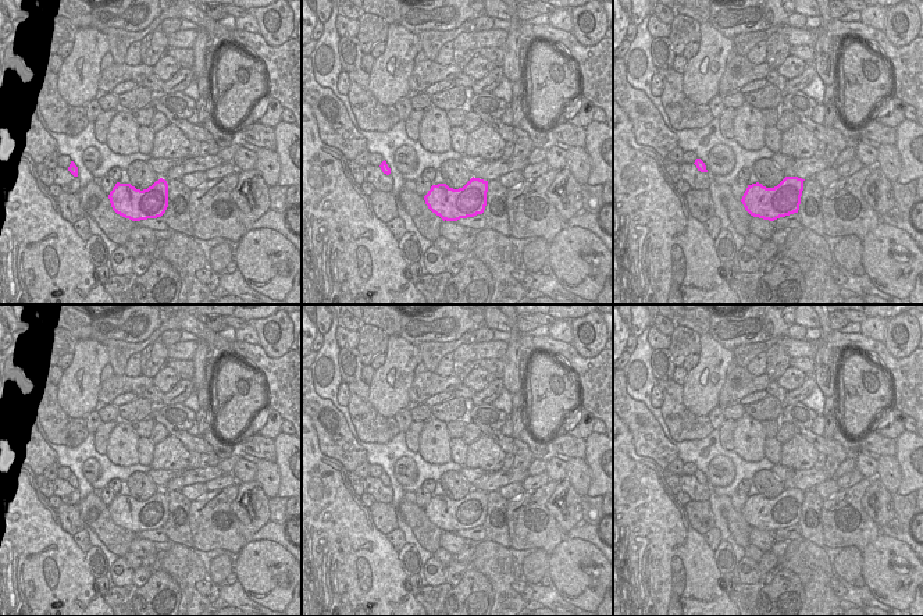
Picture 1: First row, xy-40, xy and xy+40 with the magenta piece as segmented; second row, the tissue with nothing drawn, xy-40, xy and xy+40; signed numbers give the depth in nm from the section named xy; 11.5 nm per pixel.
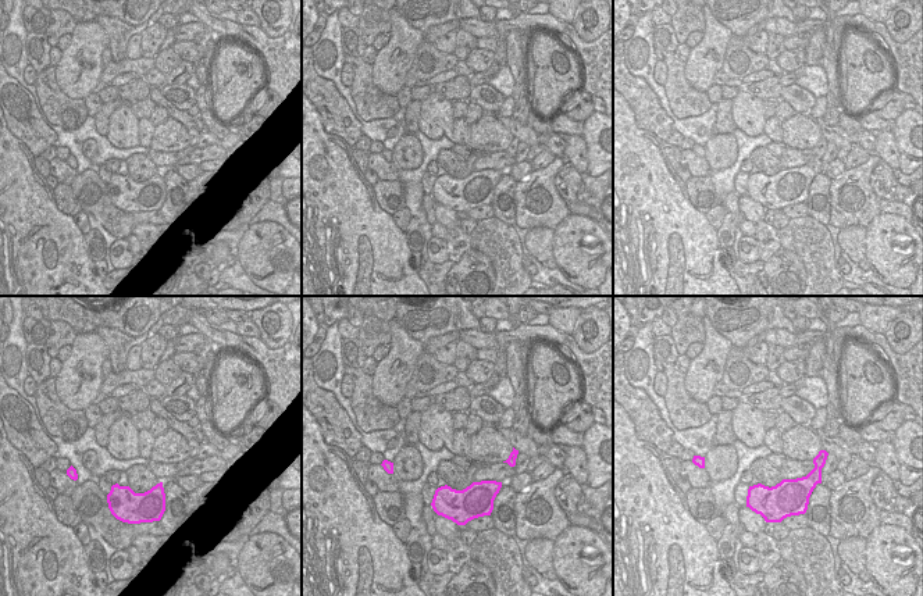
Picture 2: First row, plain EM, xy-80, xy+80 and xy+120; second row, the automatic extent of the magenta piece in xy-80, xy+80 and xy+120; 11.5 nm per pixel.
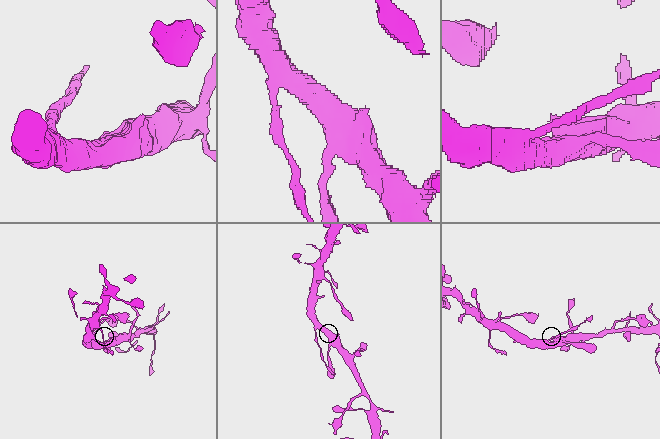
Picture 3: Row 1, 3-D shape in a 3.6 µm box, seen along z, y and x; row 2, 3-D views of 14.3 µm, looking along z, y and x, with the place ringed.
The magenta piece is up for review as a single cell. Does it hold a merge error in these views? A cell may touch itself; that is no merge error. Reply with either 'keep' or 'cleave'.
cleave

